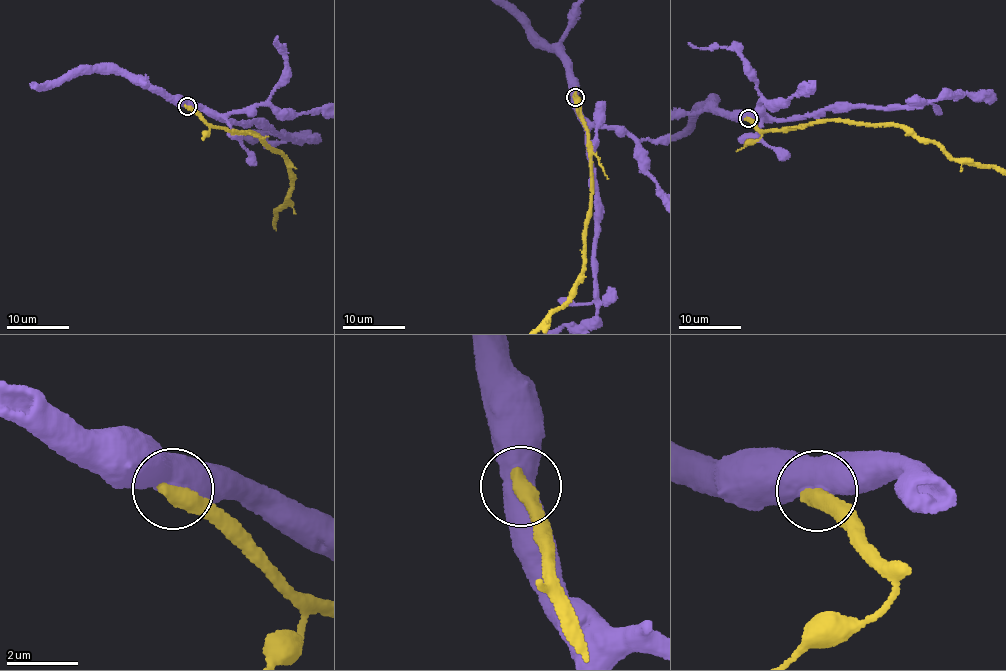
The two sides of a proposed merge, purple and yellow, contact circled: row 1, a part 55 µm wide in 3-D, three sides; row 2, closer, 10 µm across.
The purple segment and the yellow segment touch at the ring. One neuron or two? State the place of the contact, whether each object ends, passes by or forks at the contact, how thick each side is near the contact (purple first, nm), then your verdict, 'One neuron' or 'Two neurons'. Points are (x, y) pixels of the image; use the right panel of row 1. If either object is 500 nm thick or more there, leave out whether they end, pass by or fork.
Place: (748, 118). Thickness 550 nm (purple) against 480 nm. Two neurons

